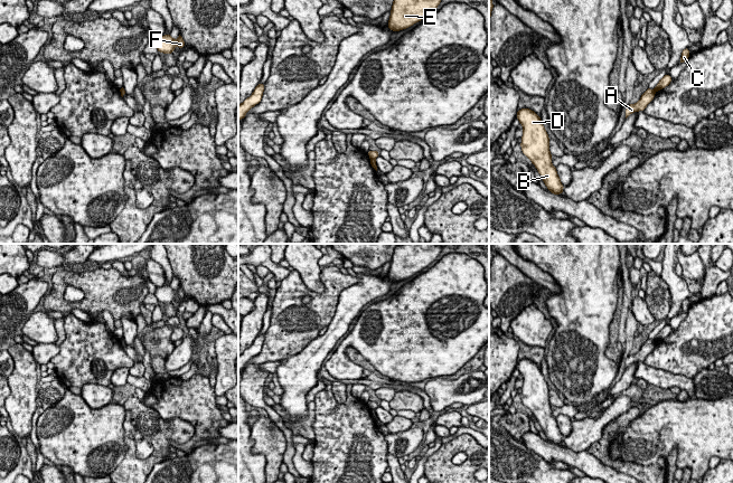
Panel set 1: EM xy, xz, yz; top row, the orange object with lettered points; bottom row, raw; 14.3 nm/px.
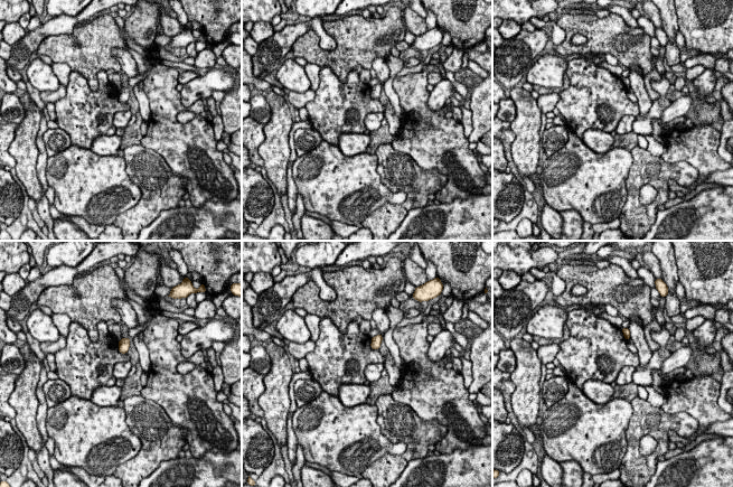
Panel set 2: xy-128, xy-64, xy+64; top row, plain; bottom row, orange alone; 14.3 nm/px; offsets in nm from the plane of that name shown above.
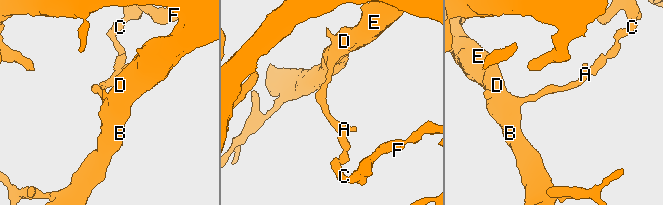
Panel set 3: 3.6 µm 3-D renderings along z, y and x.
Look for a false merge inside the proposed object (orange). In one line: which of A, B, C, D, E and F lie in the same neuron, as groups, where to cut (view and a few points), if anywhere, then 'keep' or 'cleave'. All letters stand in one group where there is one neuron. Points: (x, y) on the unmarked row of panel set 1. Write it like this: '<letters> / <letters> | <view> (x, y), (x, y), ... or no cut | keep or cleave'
A B D E / C F | xy (120, 340), (124, 341) | cleave

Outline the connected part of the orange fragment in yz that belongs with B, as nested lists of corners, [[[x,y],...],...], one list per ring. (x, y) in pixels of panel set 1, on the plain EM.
[[[521,359],[516,368],[524,380],[520,394],[523,404],[536,417],[549,443],[563,444],[564,436],[557,426],[556,418],[552,415],[549,388],[539,366],[529,359]]]

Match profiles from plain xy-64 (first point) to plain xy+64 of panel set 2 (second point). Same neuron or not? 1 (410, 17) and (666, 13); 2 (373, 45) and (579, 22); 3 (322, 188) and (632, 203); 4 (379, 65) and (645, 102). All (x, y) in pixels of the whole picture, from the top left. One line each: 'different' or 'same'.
1: different
2: same
3: different
4: same

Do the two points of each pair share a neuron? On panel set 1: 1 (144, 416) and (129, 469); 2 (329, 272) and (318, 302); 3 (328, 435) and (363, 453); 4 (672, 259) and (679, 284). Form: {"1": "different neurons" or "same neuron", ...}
{"1": "same neuron", "2": "same neuron", "3": "same neuron", "4": "same neuron"}

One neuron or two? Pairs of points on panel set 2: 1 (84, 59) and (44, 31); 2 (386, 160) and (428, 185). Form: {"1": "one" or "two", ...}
{"1": "two", "2": "one"}

